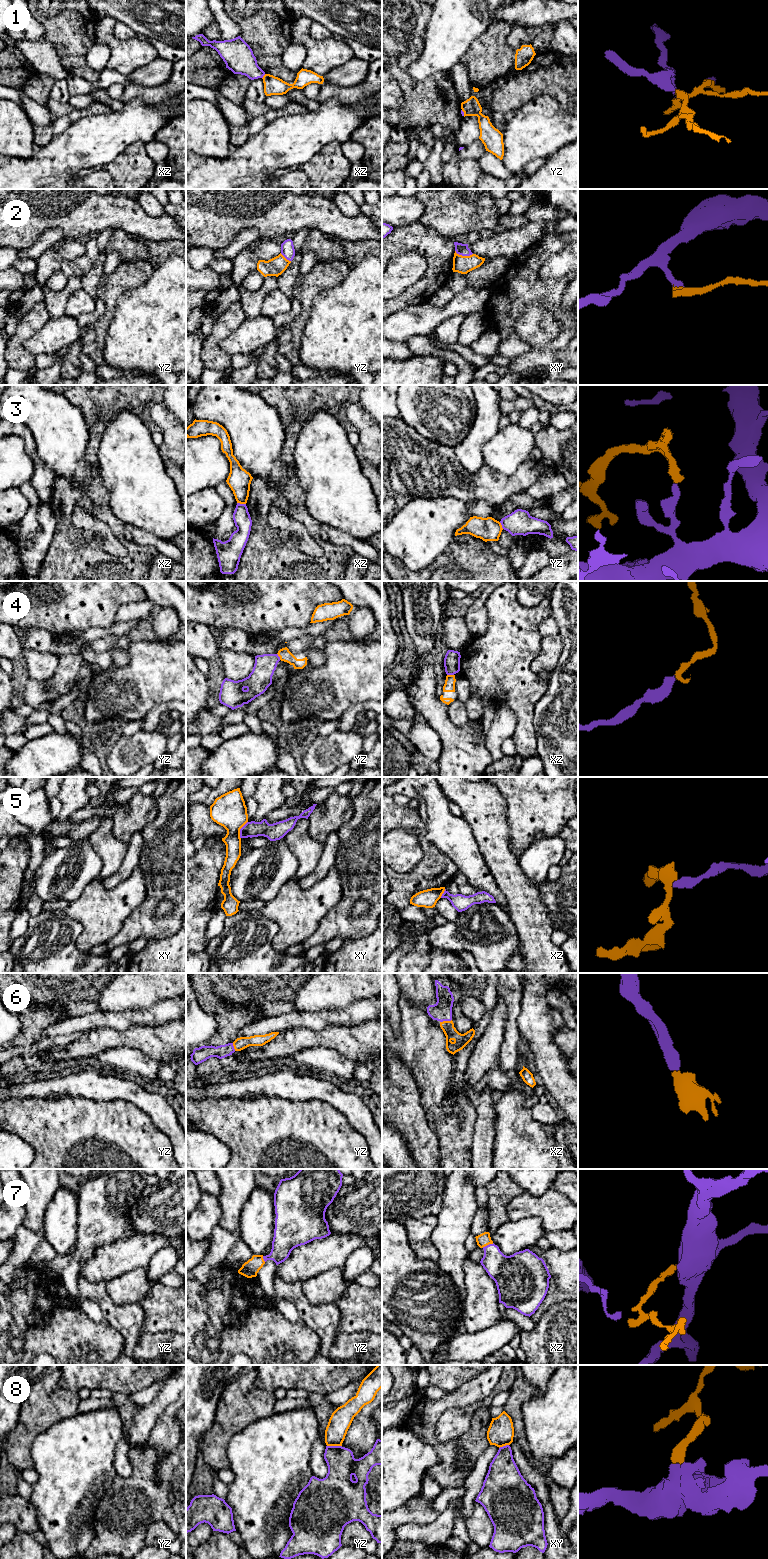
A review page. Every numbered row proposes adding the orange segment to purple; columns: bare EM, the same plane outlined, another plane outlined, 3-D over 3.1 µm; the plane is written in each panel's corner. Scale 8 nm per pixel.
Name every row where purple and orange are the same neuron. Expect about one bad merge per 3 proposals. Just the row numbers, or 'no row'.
2, 6, 7

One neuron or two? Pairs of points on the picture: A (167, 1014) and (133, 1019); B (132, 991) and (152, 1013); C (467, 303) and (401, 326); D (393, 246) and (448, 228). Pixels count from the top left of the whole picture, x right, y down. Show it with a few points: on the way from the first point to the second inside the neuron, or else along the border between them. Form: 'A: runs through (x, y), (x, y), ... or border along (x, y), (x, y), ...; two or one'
A: runs through (159, 1014), (141, 1017); one
B: border along (169, 999), (124, 1010); two
C: runs through (451, 309), (445, 313), (417, 320); one
D: border along (418, 220), (443, 236), (452, 239); two

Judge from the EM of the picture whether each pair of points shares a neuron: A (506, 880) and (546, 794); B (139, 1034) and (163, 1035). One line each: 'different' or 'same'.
A: different
B: same

